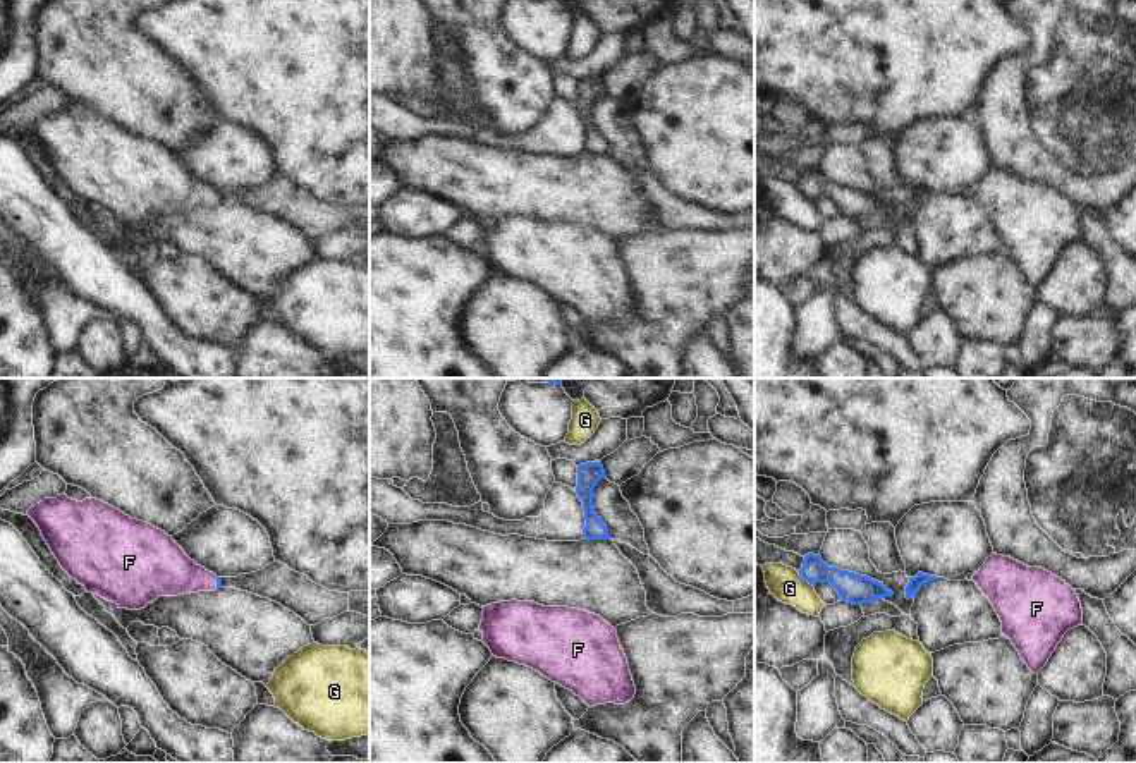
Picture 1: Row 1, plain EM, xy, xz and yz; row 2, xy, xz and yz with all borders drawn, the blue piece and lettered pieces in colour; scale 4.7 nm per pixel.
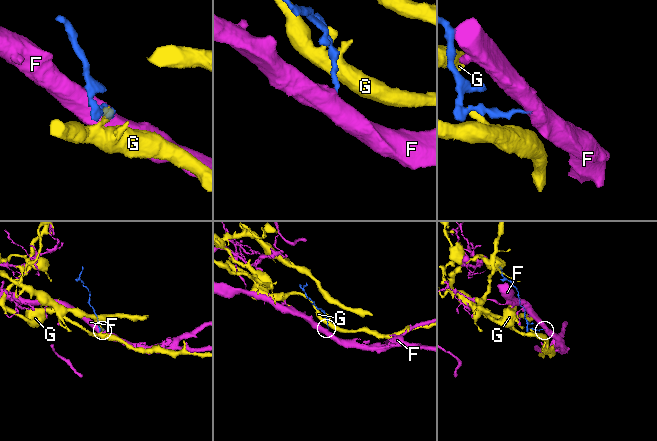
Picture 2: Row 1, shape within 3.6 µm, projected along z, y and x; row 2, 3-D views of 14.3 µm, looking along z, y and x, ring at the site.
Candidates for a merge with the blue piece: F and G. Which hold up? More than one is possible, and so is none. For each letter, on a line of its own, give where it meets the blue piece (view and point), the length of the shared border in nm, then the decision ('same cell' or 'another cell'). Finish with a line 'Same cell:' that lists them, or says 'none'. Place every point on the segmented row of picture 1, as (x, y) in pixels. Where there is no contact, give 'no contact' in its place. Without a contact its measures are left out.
F: contact xy (217, 583); length 50 nm; same cell
G: contact yz (806, 579); length 100 nm; another cell
Same cell: F

